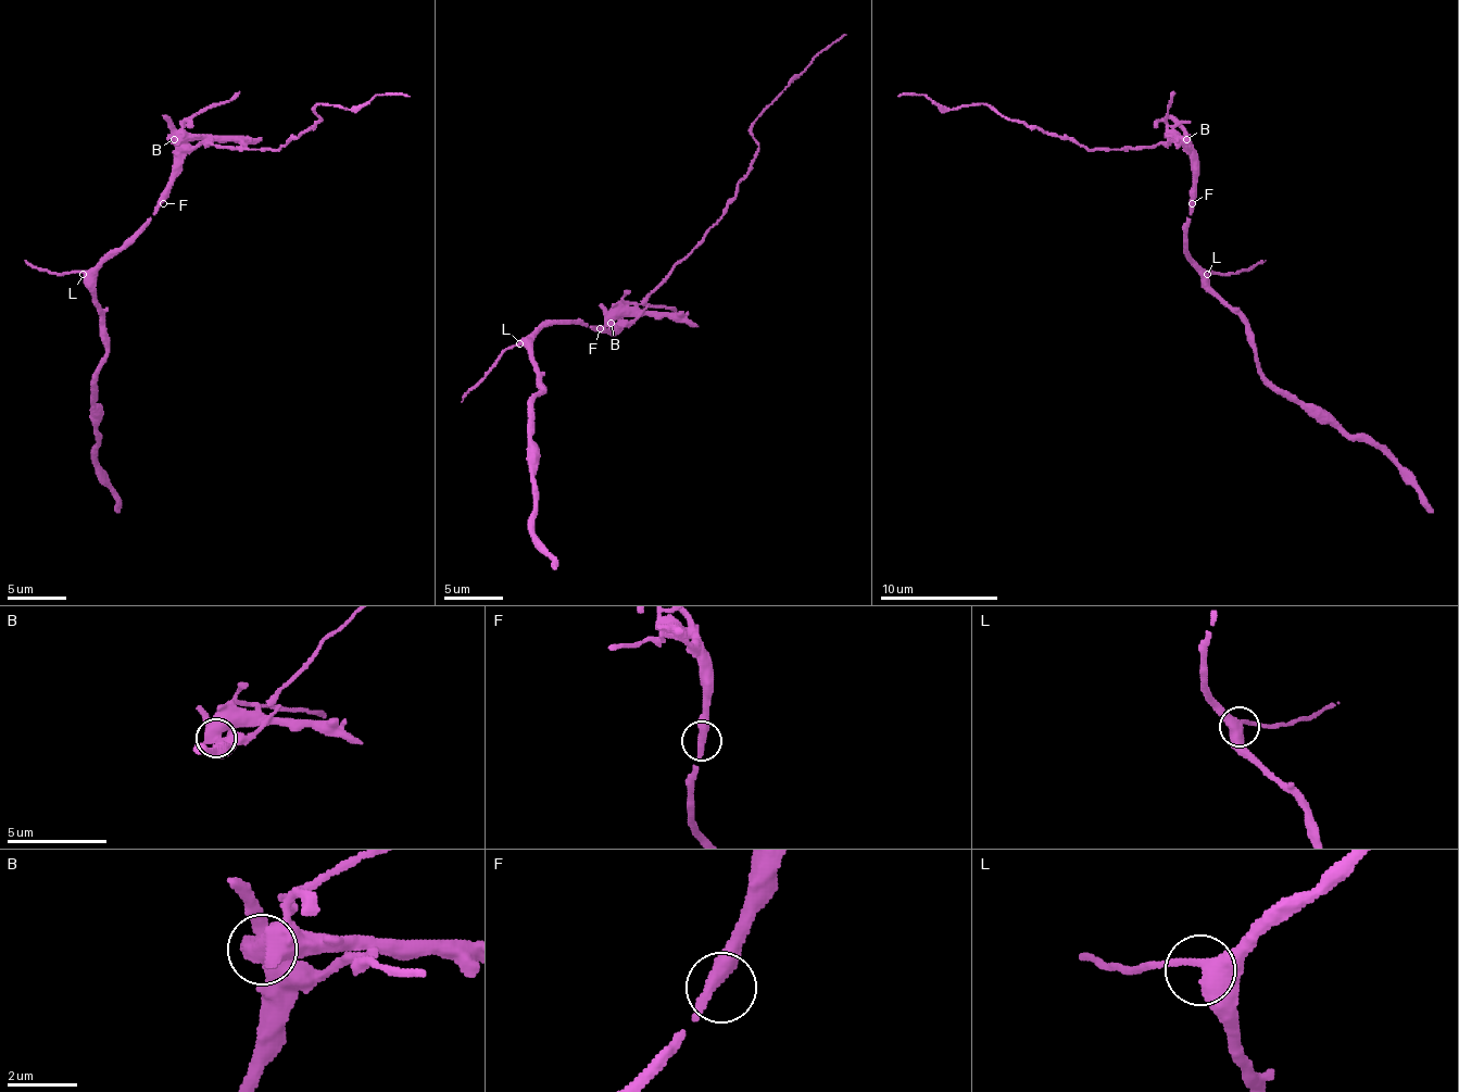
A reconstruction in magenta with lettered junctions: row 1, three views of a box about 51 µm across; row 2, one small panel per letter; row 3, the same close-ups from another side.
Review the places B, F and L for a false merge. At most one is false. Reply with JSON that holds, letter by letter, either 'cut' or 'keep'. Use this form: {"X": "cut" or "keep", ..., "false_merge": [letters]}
{"B": "cut", "F": "keep", "L": "keep", "false_merge": ["B"]}

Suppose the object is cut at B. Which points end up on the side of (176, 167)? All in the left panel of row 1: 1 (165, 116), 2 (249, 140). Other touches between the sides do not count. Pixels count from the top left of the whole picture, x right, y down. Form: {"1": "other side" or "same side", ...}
{"1": "same side", "2": "other side"}

